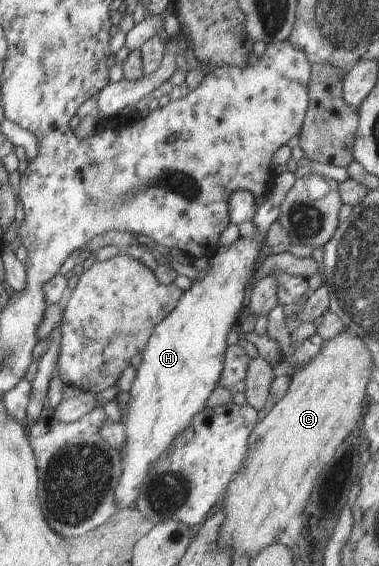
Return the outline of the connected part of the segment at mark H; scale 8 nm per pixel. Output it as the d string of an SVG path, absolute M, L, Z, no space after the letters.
M288 169L275 177L271 198L258 207L253 219L257 227L257 237L246 239L241 236L233 246L219 245L217 252L208 259L209 268L205 272L205 276L192 282L191 287L180 298L179 304L175 306L175 310L172 310L171 314L167 314L153 329L153 334L142 352L143 362L136 370L136 377L131 386L131 399L127 403L127 414L125 414L123 422L120 422L125 428L127 440L125 440L125 446L120 452L121 460L123 460L123 472L117 483L117 488L115 488L115 500L117 500L118 508L134 506L149 470L159 462L159 458L163 454L167 454L167 450L173 449L175 440L179 440L183 430L187 430L187 426L191 428L193 418L207 407L207 400L215 390L219 376L223 372L224 358L228 347L227 334L238 328L237 316L243 307L245 287L256 272L261 254L266 251L263 249L263 242L267 231L278 220L279 206L283 204L287 192L293 188L295 181L294 174Z

